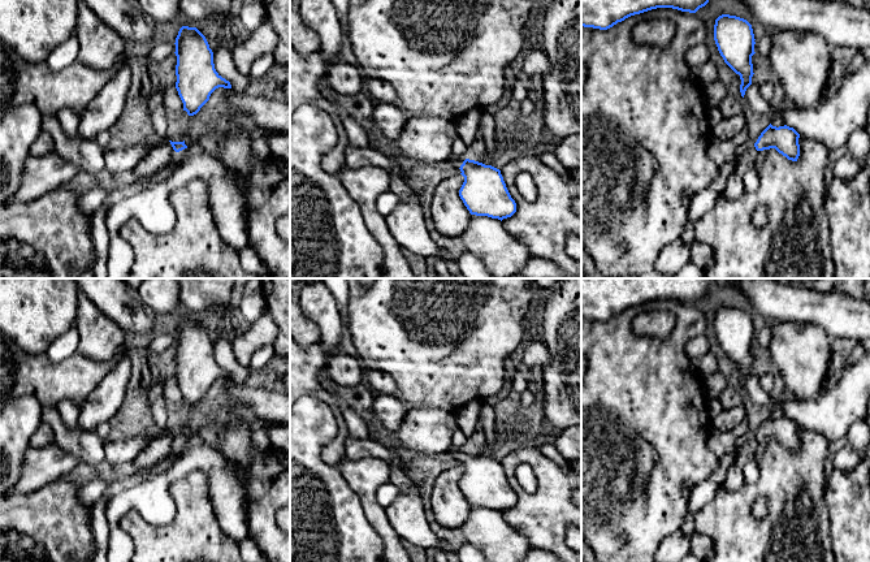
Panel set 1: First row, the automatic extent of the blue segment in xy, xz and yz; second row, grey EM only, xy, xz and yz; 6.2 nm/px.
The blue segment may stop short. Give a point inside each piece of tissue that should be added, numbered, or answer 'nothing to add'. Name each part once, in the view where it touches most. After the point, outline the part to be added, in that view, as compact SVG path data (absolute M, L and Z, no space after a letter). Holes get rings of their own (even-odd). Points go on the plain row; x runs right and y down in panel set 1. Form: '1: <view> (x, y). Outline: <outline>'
1: xy (158, 449). Outline: M163 433L159 438L151 441L150 445L133 459L133 466L137 468L152 467L166 457L173 445L174 441L170 433Z

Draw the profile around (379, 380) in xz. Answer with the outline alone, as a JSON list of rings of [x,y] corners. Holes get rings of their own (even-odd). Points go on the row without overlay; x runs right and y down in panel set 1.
[[[369,371],[368,373],[369,386],[382,394],[395,395],[398,392],[394,379],[382,371]]]

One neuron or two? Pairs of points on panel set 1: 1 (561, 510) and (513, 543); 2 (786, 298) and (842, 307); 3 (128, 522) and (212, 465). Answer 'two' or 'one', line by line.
1: two
2: one
3: two

